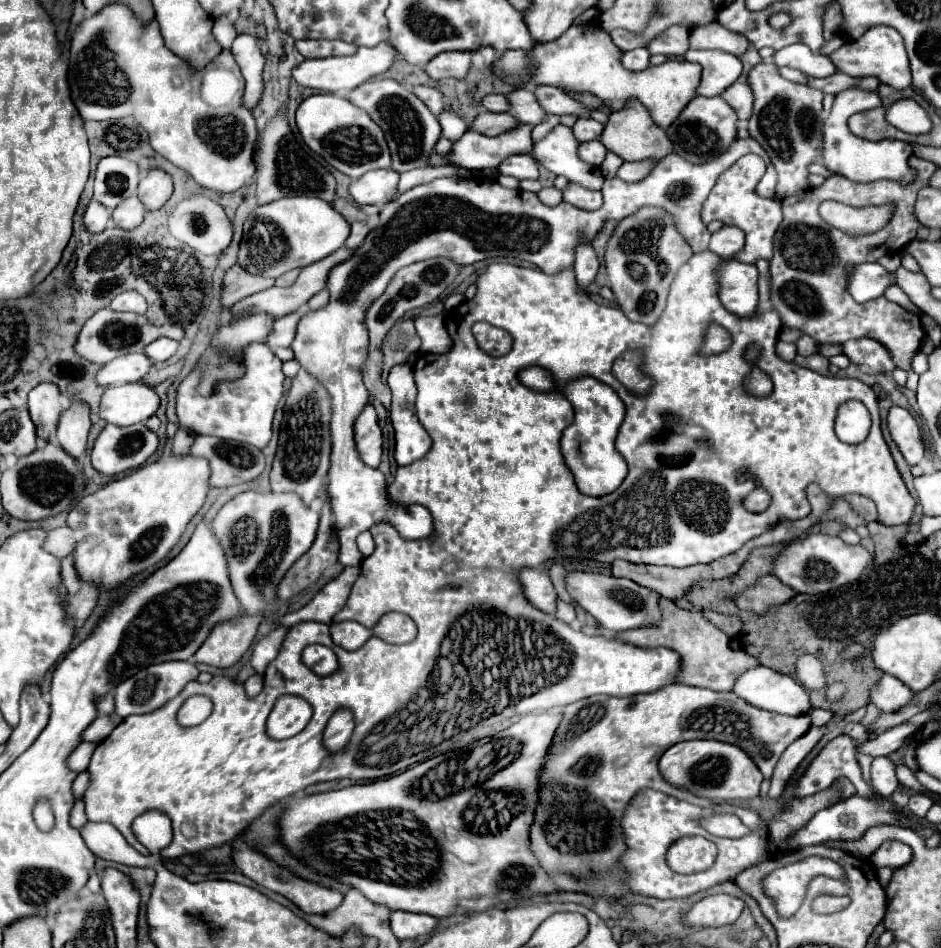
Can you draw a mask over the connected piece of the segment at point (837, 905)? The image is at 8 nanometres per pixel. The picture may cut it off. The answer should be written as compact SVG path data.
M821 894L813 900L813 912L817 914L833 914L845 909L851 902L848 896L829 896Z

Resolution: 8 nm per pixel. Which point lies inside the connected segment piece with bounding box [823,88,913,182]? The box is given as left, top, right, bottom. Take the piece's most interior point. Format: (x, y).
(860, 160)

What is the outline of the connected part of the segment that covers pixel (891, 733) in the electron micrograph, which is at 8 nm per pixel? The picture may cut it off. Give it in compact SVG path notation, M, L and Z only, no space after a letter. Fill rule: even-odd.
M899 724L891 730L885 730L883 734L879 734L873 740L867 740L863 744L857 746L859 754L869 754L869 756L889 756L891 752L895 752L911 734L917 732L917 726L911 724Z

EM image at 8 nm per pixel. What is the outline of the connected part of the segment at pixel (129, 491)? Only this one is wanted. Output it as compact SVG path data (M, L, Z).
M163 454L155 462L143 464L121 480L113 480L99 492L81 498L69 512L67 524L77 540L75 548L75 568L83 580L95 580L103 588L113 588L133 574L139 574L155 564L159 564L165 554L177 544L185 532L189 520L205 504L209 492L209 462L193 454Z

